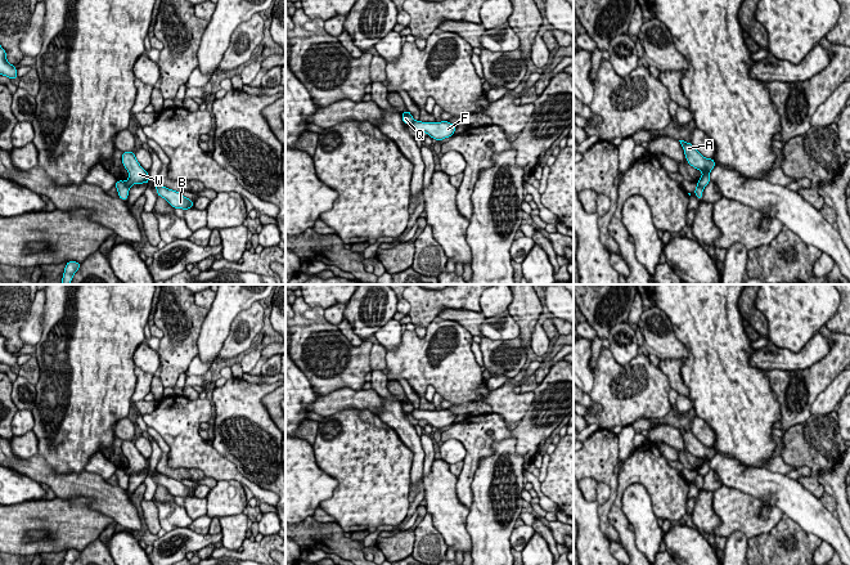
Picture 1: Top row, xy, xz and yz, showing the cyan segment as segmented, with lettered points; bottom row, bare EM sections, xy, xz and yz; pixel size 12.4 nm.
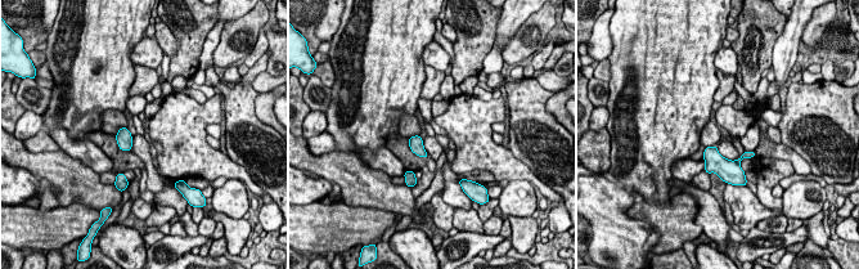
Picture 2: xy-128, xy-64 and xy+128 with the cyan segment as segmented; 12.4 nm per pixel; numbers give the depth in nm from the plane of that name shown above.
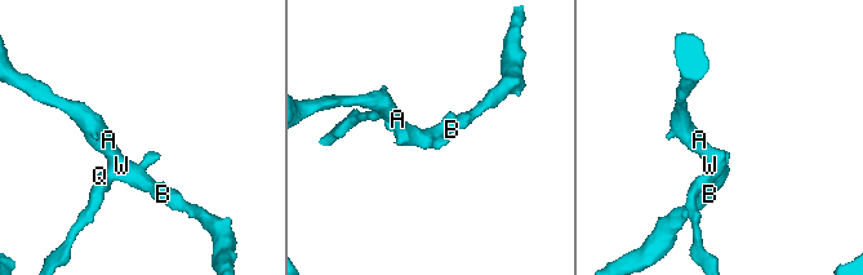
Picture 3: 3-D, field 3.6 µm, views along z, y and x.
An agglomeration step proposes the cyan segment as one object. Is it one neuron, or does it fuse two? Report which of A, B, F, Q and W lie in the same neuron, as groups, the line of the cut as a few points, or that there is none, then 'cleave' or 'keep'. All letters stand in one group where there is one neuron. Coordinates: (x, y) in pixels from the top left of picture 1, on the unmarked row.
A B F W / Q; cut in xy along (124, 470), (129, 476); cleave

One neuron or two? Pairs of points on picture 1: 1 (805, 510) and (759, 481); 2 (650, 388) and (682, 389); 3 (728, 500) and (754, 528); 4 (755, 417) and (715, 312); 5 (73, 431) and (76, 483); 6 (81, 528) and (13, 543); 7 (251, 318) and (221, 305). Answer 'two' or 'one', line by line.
1: one
2: two
3: one
4: one
5: two
6: one
7: two

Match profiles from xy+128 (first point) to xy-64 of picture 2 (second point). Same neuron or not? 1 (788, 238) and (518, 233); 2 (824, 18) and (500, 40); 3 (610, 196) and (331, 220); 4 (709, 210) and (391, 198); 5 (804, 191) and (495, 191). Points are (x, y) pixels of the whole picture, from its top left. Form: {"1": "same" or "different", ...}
{"1": "different", "2": "different", "3": "different", "4": "same", "5": "different"}

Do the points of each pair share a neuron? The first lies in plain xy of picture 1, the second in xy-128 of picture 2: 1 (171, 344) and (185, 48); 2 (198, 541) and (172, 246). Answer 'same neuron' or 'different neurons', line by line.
1: same neuron
2: same neuron

